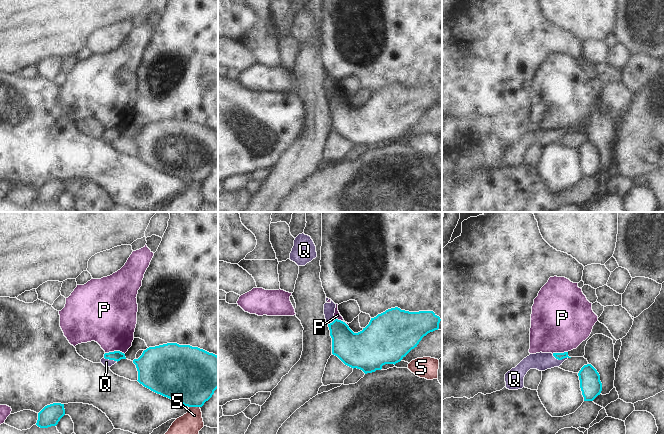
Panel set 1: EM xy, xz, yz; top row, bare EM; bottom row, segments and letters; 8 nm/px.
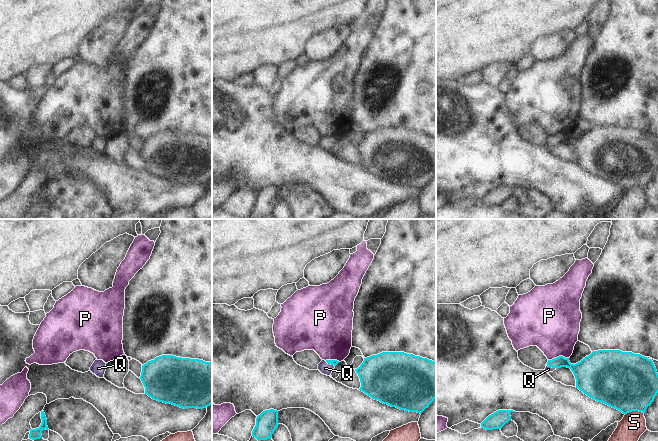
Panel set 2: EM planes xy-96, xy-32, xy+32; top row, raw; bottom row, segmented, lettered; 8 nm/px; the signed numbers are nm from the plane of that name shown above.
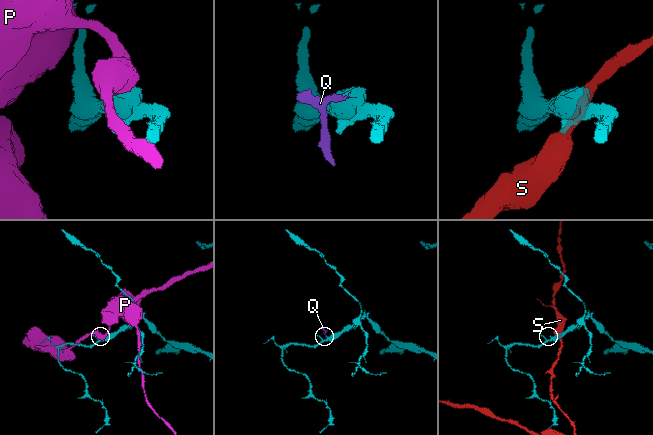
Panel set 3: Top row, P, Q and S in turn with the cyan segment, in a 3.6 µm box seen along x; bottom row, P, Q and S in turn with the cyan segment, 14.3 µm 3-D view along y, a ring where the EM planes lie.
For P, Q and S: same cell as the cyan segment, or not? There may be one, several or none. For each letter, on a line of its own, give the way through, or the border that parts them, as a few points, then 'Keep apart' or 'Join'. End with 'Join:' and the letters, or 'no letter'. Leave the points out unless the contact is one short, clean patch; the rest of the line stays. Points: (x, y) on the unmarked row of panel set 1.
P: Keep apart
Q: Path across: yz (559, 132), (560, 135), (541, 137). Join
S: Keep apart
Join: Q

